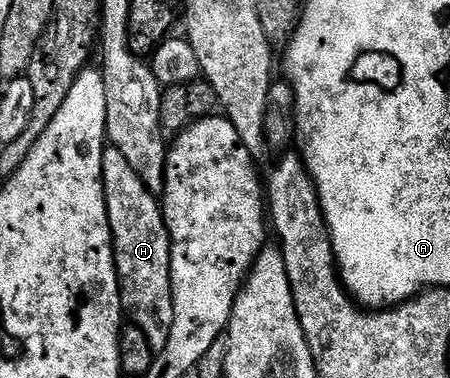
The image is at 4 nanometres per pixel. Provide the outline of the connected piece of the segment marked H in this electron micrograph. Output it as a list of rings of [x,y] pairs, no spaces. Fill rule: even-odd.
[[[108,148],[102,157],[102,183],[106,193],[106,207],[110,231],[114,237],[114,263],[118,273],[118,287],[122,293],[122,309],[125,317],[148,336],[148,344],[157,352],[168,344],[168,336],[174,319],[174,301],[170,283],[170,233],[162,215],[159,199],[147,188],[140,176],[132,172],[132,167],[120,152]]]

